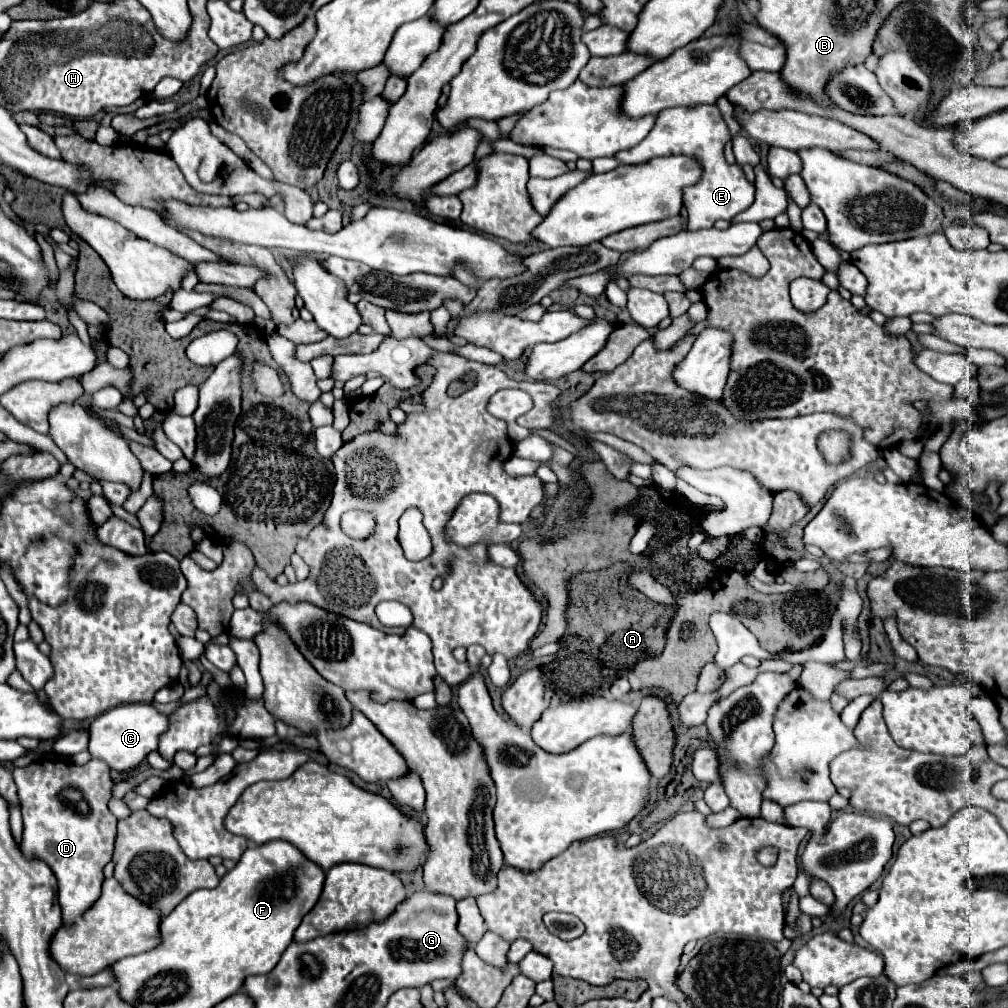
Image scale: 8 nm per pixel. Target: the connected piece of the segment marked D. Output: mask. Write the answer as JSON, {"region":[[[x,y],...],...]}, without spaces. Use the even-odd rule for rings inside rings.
{"region":[[[56,758],[16,768],[12,778],[18,786],[18,796],[22,802],[22,854],[26,854],[26,858],[42,860],[50,866],[58,880],[62,920],[66,926],[70,926],[100,898],[104,866],[112,860],[118,820],[108,810],[114,788],[110,768],[98,758],[92,758],[84,766]],[[76,808],[86,808],[86,816],[78,814]]]}

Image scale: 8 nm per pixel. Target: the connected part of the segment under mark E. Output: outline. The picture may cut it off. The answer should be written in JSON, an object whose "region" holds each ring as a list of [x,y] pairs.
{"region":[[[716,104],[700,106],[680,106],[660,112],[654,130],[634,148],[616,154],[622,164],[640,164],[654,156],[686,154],[702,162],[704,174],[696,186],[684,190],[684,206],[688,212],[688,230],[710,228],[716,220],[732,220],[736,214],[744,212],[754,202],[754,184],[746,180],[738,164],[730,166],[724,160],[724,144],[730,140],[730,130]]]}

